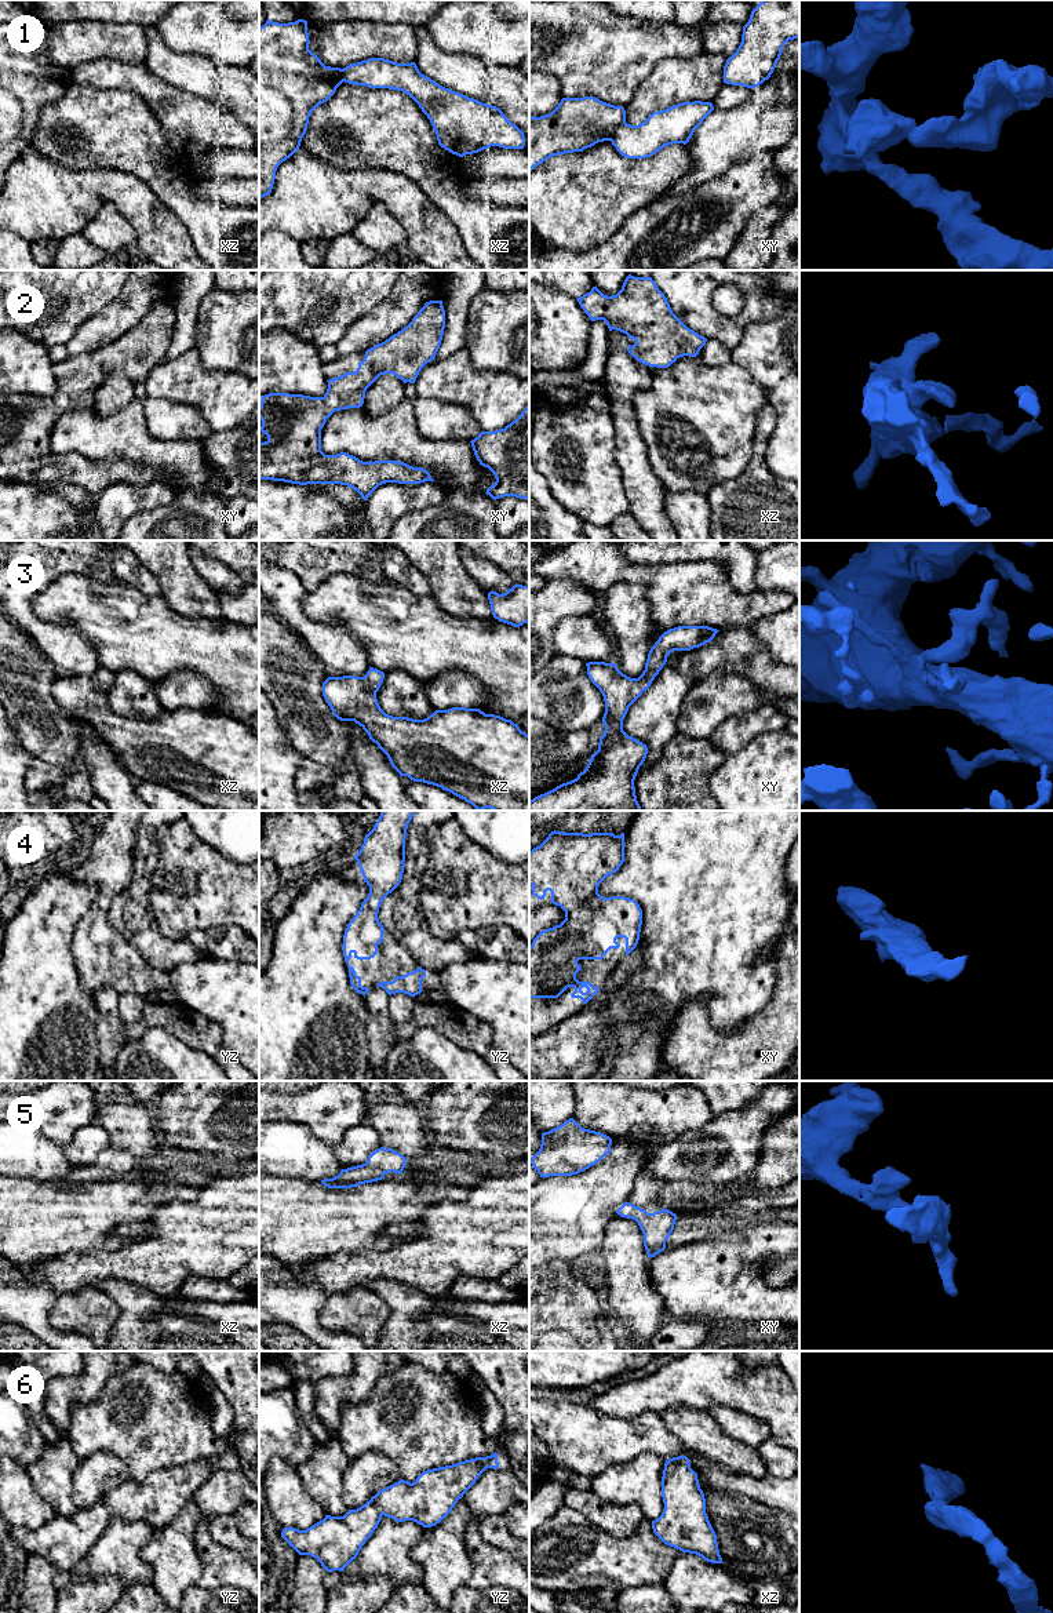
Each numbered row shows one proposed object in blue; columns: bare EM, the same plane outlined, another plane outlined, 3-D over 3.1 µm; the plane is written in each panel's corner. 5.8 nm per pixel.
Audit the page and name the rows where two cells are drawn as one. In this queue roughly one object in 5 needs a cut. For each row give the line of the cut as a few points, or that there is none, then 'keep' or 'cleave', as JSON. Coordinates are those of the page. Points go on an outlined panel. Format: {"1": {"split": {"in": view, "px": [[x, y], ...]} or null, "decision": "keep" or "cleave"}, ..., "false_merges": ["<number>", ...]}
{"1": {"split": {"in": "xy", "px": [[625, 120], [609, 139]]}, "decision": "cleave"}, "2": {"split": null, "decision": "keep"}, "3": {"split": null, "decision": "keep"}, "4": {"split": null, "decision": "keep"}, "5": {"split": null, "decision": "keep"}, "6": {"split": null, "decision": "keep"}, "false_merges": ["1"]}

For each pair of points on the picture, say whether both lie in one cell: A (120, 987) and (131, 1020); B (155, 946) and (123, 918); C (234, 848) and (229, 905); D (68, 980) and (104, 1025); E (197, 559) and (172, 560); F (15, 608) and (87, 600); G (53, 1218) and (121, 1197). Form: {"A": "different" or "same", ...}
{"A": "different", "B": "same", "C": "different", "D": "different", "E": "different", "F": "different", "G": "same"}

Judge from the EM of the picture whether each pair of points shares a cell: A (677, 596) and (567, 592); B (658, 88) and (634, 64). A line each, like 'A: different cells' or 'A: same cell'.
A: different cells
B: different cells

